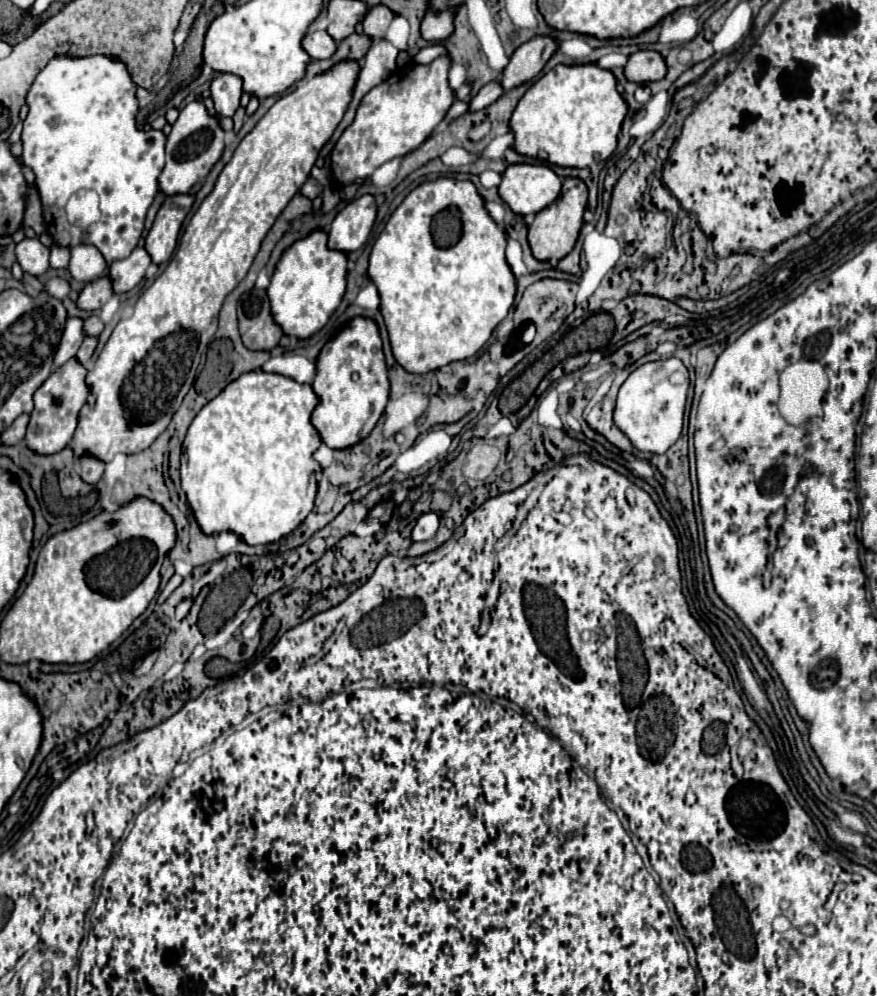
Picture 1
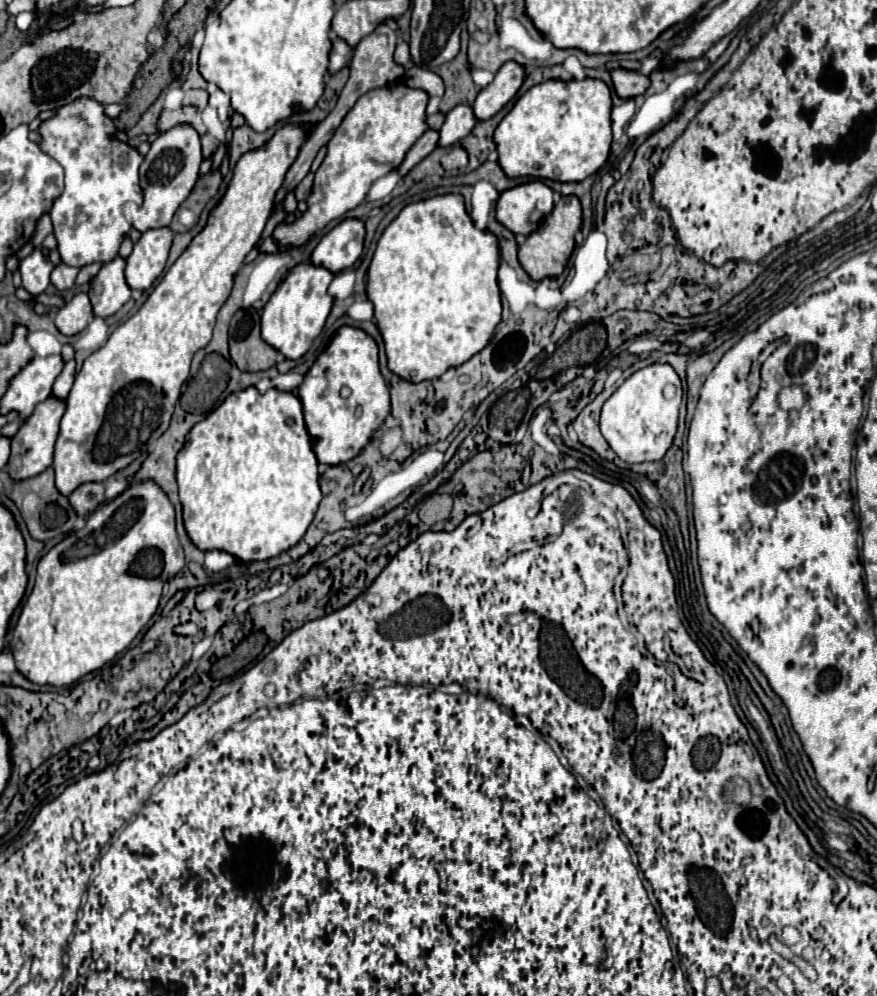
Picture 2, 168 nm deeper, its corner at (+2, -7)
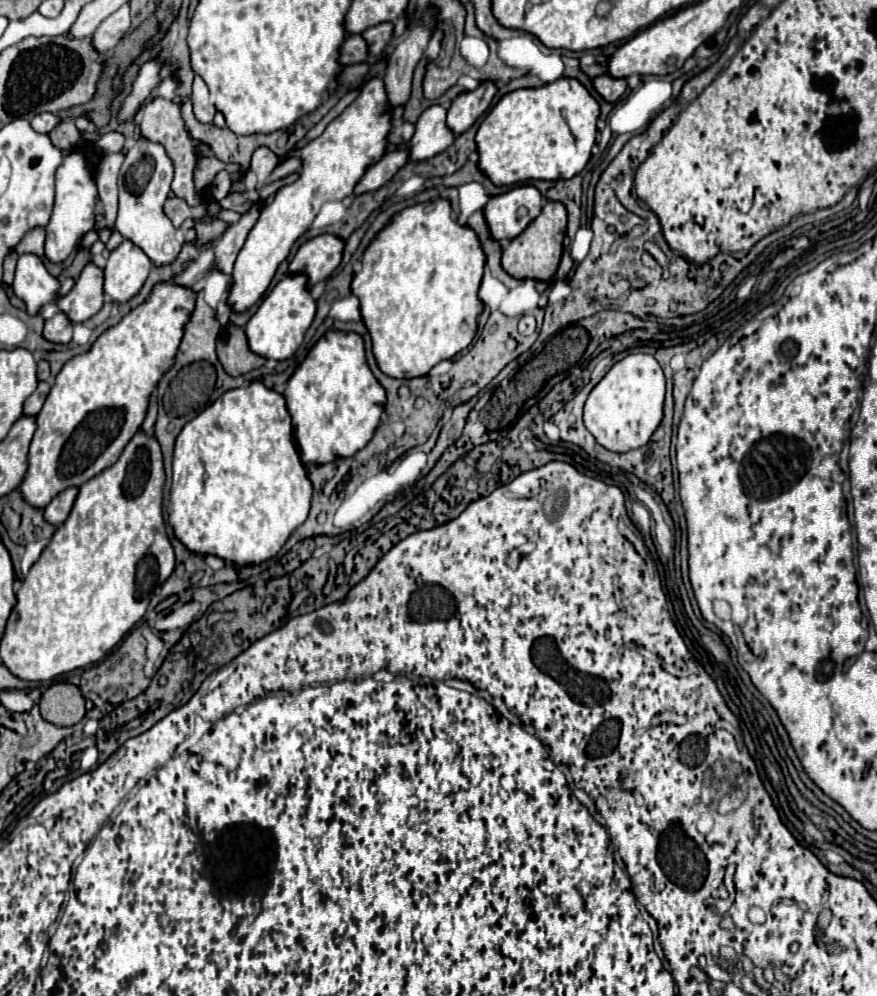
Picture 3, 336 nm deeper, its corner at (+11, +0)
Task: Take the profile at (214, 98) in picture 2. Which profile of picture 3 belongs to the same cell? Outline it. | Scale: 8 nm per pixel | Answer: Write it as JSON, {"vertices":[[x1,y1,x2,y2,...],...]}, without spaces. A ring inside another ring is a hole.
{"vertices":[[200,76,194,78,190,102,192,102,192,108,194,108,194,116,196,116,200,122,212,122,212,118,214,118,214,114,216,114,216,108,212,106,208,86,206,86,206,82,204,82]]}

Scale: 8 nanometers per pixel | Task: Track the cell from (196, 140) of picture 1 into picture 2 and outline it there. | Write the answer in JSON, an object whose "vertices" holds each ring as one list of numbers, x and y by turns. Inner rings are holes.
{"vertices":[[191,123,175,125,173,129,165,131,161,137,157,137,151,143,151,149,145,155,145,161,141,165,141,187,145,191,145,197,143,197,143,205,135,207,131,213,133,227,139,231,147,231,147,229,157,229,157,227,169,225,175,211,179,209,179,205,191,193,191,189,199,177,201,163,203,163,201,137]]}

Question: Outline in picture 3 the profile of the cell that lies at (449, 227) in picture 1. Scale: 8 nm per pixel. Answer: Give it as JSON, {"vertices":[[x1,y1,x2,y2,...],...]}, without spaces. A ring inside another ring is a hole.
{"vertices":[[438,198,428,204,404,208,394,216,362,258,362,270,352,280,352,294,360,300,362,320,372,336,372,352,378,368,392,378,408,380,426,376,438,362,456,356,476,336,476,320,482,312,478,288,484,272,484,252,474,230,462,228,452,218,450,202]]}

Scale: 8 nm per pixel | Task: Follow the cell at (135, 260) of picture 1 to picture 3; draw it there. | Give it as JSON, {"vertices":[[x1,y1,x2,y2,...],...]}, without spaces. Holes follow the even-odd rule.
{"vertices":[[88,264,80,278,76,280,76,286,58,300,58,308,72,324,82,324,90,316,94,316,102,304,104,304,104,292,102,292,104,276,102,268,96,264]]}

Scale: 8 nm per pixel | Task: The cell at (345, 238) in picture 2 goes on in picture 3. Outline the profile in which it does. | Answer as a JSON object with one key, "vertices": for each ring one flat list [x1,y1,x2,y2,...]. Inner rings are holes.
{"vertices":[[320,234,304,242,290,262,290,274,304,274,308,288,332,276,342,260,344,242,332,234]]}

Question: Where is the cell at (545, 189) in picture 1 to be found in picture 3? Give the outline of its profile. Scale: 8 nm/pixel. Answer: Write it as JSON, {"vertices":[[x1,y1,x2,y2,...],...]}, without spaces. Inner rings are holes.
{"vertices":[[518,186,506,194,500,194,500,196,492,196,484,208,484,218,486,218,486,224,488,224,488,230,490,230,490,236,494,240,512,240,516,236,520,236,524,232,524,228,540,214,542,210,542,196,540,192,534,188,534,186],[518,208,526,208,528,214,524,218,518,216]]}

